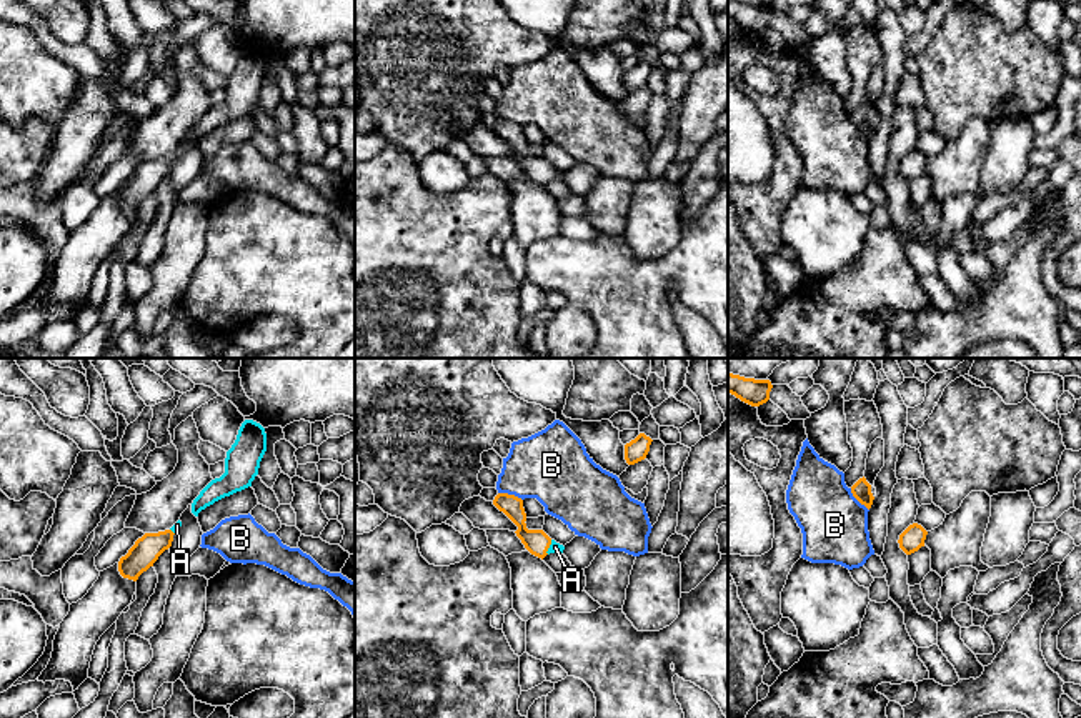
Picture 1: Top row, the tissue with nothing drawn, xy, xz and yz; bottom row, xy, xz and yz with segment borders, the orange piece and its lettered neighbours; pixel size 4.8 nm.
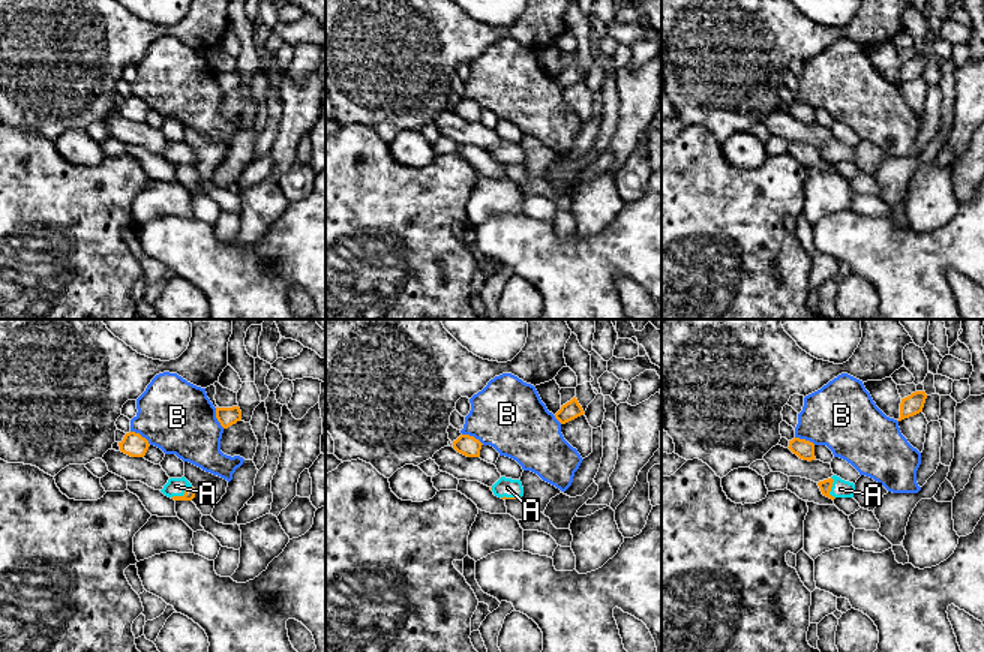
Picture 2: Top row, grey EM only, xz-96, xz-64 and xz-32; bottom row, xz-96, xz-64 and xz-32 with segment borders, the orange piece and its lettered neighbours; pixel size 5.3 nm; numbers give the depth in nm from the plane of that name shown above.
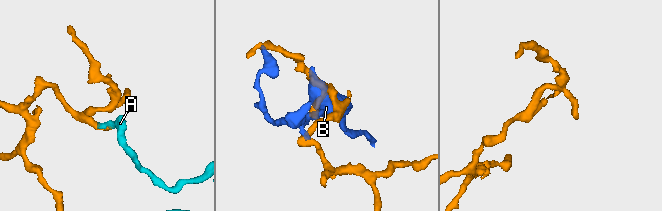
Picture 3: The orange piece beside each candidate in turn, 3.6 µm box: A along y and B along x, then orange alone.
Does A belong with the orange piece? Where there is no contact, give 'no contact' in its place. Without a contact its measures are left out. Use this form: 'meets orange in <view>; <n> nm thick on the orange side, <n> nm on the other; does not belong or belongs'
meets orange in xz; 120 nm thick on the orange side, 50 nm on the other; belongs

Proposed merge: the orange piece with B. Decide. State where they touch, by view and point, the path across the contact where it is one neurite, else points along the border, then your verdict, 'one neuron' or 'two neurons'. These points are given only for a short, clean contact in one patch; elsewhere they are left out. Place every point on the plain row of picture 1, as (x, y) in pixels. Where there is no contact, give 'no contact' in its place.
contact xz (510, 122); two neurons

